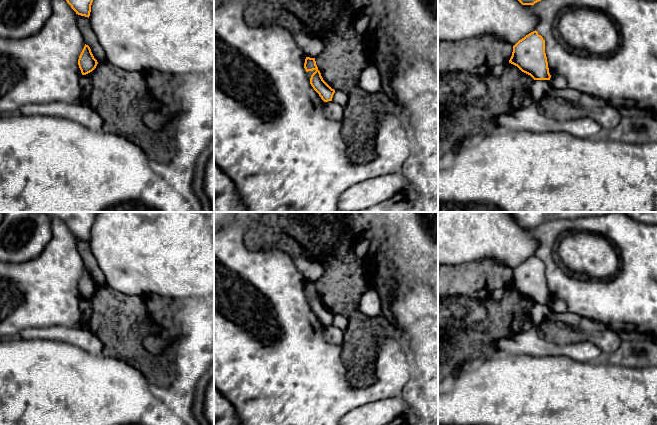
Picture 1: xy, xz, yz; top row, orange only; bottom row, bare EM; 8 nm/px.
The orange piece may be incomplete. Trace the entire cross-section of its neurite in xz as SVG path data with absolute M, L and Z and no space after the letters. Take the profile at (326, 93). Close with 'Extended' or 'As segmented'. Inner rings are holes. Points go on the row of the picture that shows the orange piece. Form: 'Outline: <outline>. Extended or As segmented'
Outline: M306 57L304 68L306 72L315 71L310 78L310 84L319 94L324 102L332 101L335 90L332 89L322 78L320 71L316 65L315 58Z. As segmented

